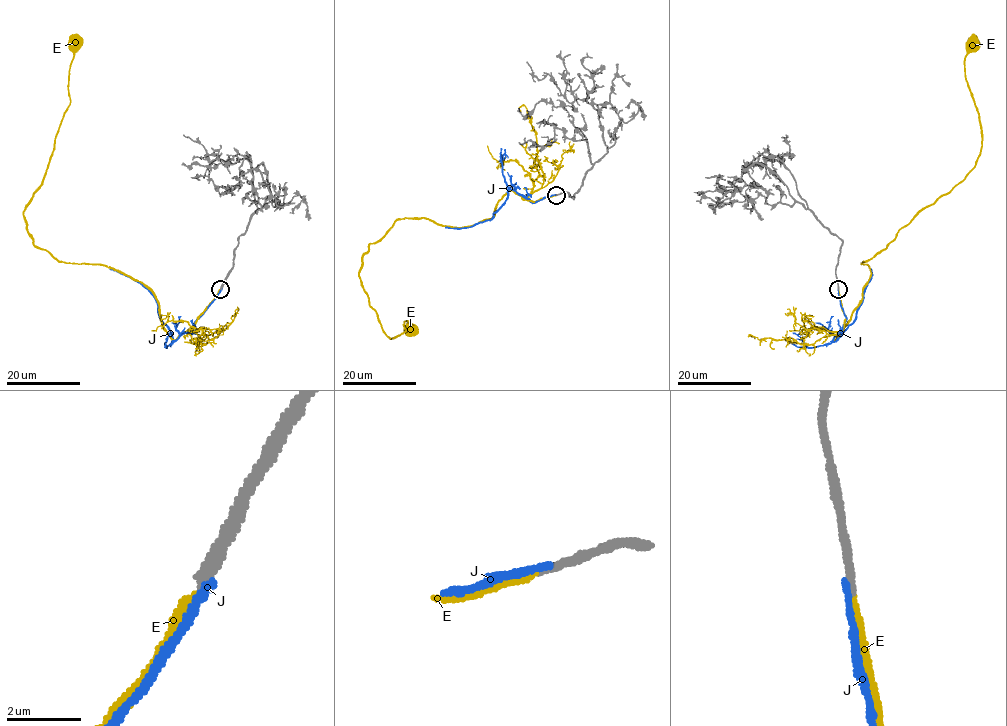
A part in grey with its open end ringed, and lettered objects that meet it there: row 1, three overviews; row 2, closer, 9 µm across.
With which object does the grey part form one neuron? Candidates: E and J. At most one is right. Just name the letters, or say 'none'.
E

